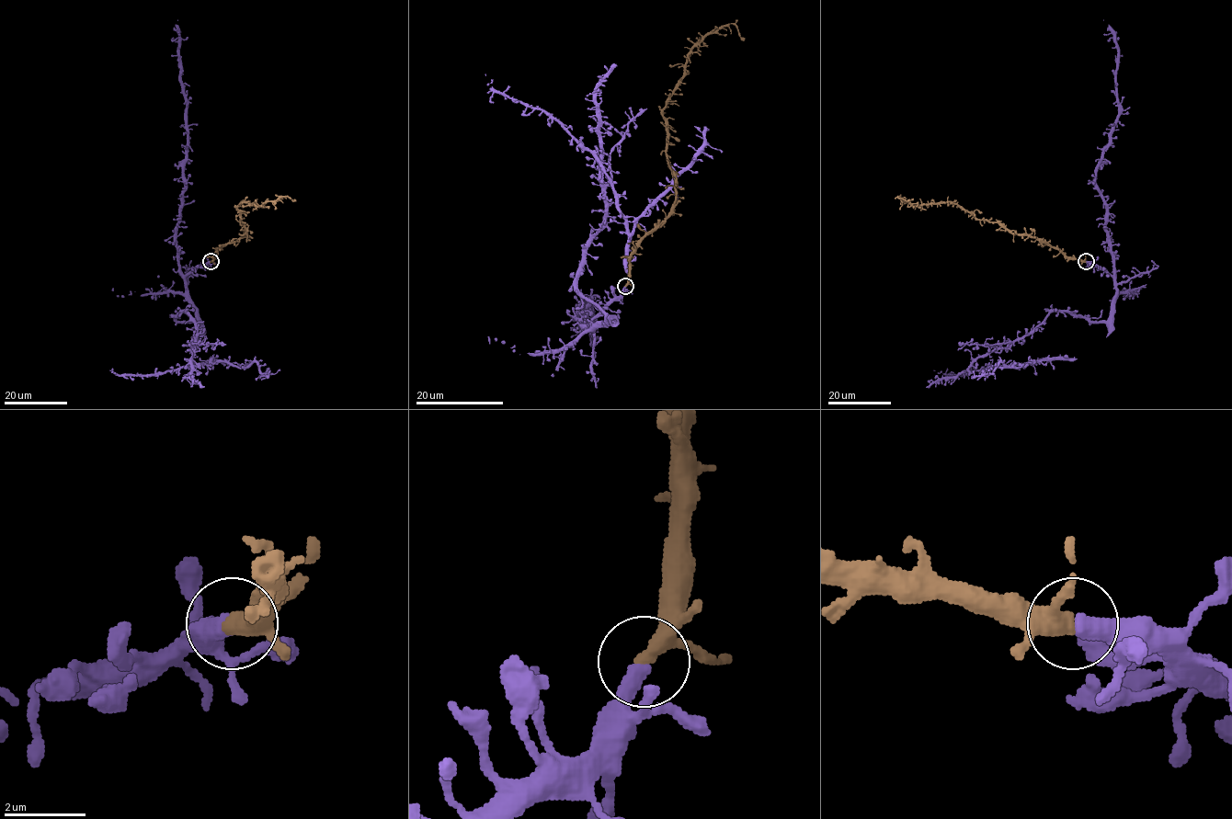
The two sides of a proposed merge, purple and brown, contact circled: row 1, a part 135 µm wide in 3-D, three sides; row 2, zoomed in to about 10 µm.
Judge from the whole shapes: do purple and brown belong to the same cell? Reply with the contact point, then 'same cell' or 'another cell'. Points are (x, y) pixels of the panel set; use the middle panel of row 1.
(625, 286) | same cell

